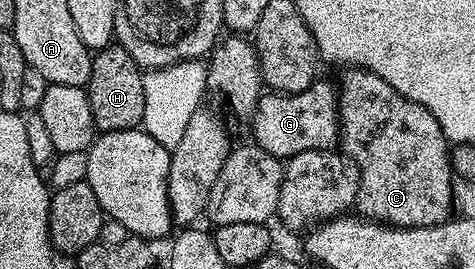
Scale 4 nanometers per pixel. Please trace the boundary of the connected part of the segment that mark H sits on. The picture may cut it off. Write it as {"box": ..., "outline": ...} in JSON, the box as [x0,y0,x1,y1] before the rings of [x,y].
{"box":[85,42,145,133],"outline":[[[112,42],[92,55],[91,73],[85,87],[95,126],[100,133],[138,128],[142,125],[145,114],[143,72],[122,44]]]}

